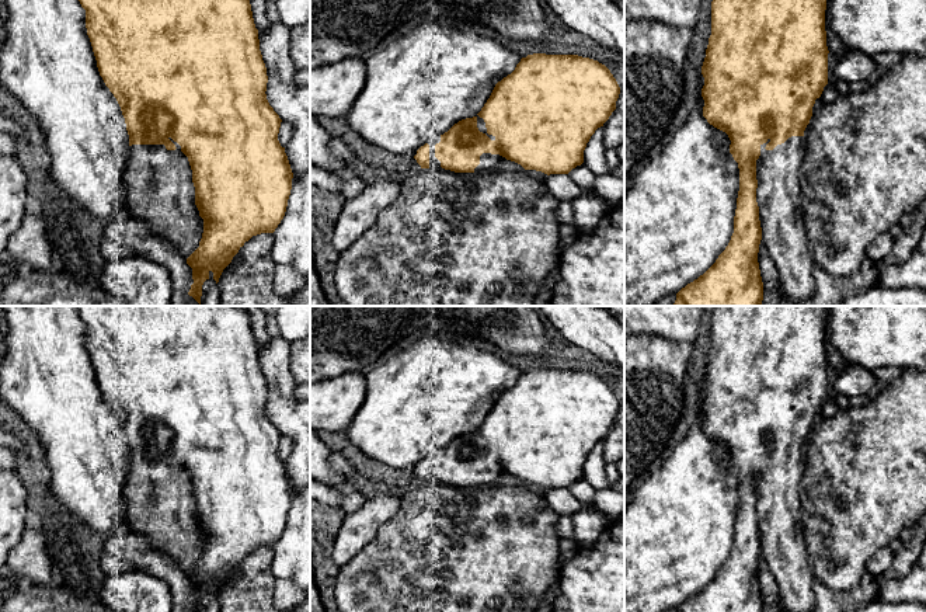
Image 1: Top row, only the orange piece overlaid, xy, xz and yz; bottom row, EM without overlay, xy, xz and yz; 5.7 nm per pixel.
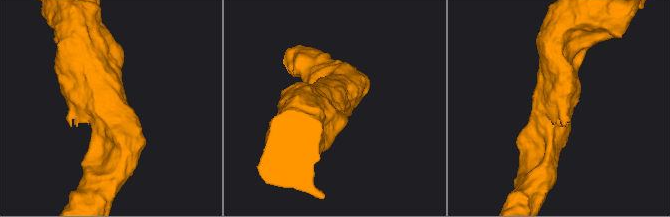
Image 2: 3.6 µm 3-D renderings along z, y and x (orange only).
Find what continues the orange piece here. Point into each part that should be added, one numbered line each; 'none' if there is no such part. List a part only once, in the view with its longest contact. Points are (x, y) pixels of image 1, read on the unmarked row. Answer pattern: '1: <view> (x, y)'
1: xy (157, 497)

